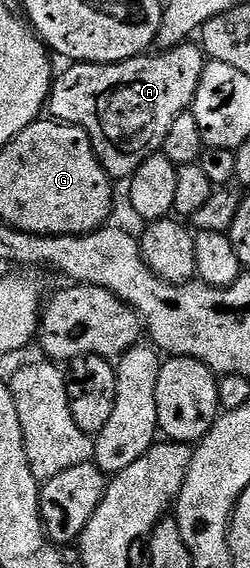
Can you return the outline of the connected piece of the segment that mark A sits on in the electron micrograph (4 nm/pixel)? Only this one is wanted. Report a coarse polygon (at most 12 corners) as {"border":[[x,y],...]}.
{"border":[[191,41],[72,62],[50,118],[85,129],[112,180],[162,152],[194,104]]}

